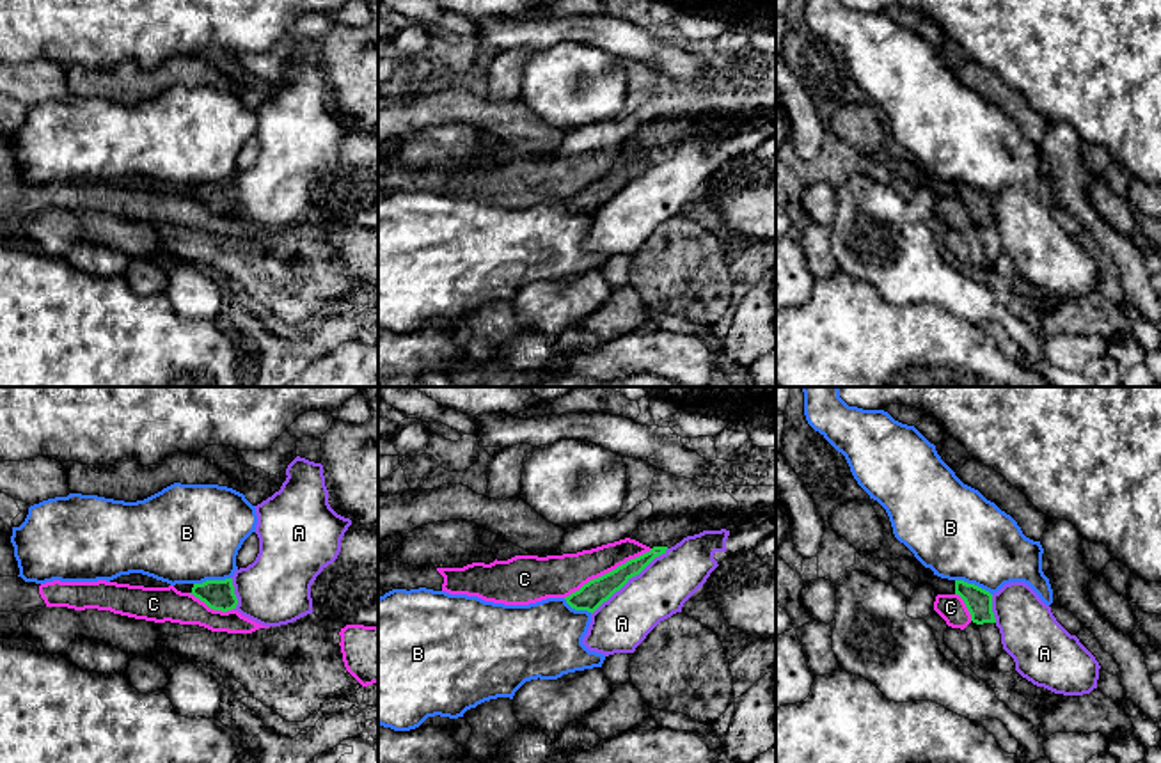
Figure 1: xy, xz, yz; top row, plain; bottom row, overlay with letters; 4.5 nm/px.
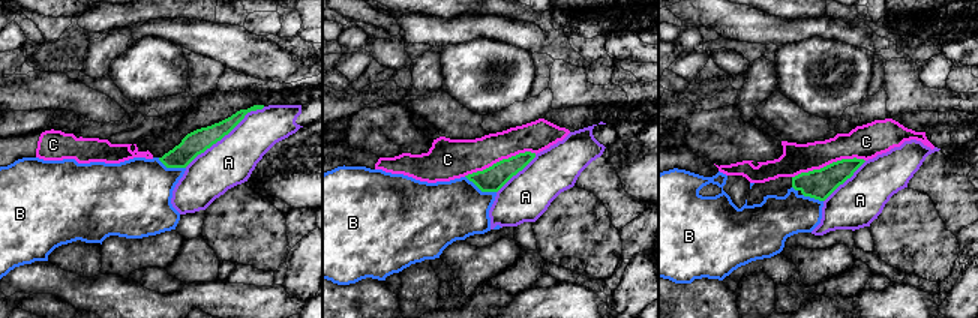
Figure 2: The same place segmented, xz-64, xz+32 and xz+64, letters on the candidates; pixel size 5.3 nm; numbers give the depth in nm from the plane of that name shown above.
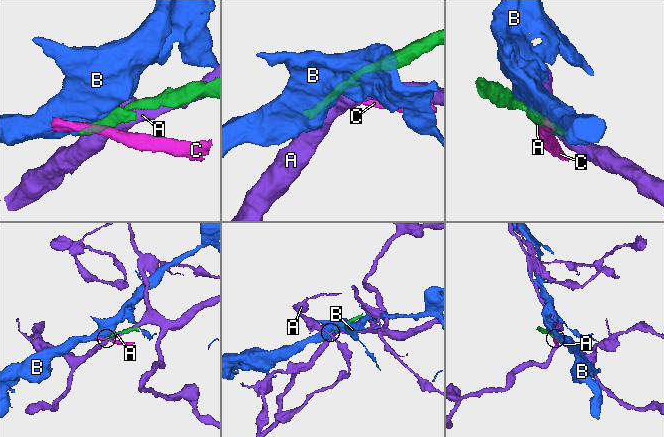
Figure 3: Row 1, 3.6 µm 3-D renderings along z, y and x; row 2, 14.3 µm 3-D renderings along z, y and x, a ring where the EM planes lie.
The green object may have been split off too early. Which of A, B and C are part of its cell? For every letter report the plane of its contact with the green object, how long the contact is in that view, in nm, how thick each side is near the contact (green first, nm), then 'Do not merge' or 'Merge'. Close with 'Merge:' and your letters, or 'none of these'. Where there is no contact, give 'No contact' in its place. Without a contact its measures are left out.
A: Touches green in xz. Shared border 460 nm. Thickness 120 nm (green) against 240 nm. Do not merge
B: Touches green in xy. Shared border 170 nm. Thickness 140 nm (green) against 440 nm. Do not merge
C: Touches green in xz. Shared border 460 nm. Thickness 120 nm (green) against 190 nm. Do not merge
Merge: none of these

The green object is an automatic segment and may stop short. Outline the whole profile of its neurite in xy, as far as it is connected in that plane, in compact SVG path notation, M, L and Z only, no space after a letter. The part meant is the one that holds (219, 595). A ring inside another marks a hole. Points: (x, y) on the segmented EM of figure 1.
M233 578L194 584L190 594L204 602L213 610L227 612L236 609L238 605Z

